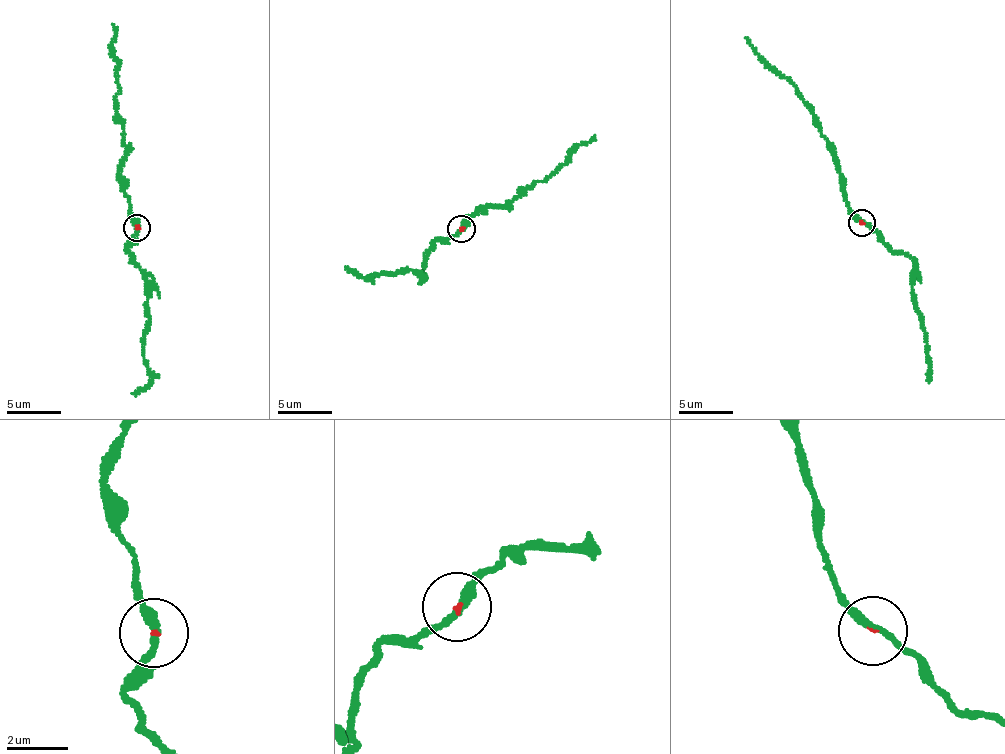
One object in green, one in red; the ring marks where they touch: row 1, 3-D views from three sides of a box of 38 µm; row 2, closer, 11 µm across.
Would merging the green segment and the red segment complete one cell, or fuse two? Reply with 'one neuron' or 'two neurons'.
one neuron

